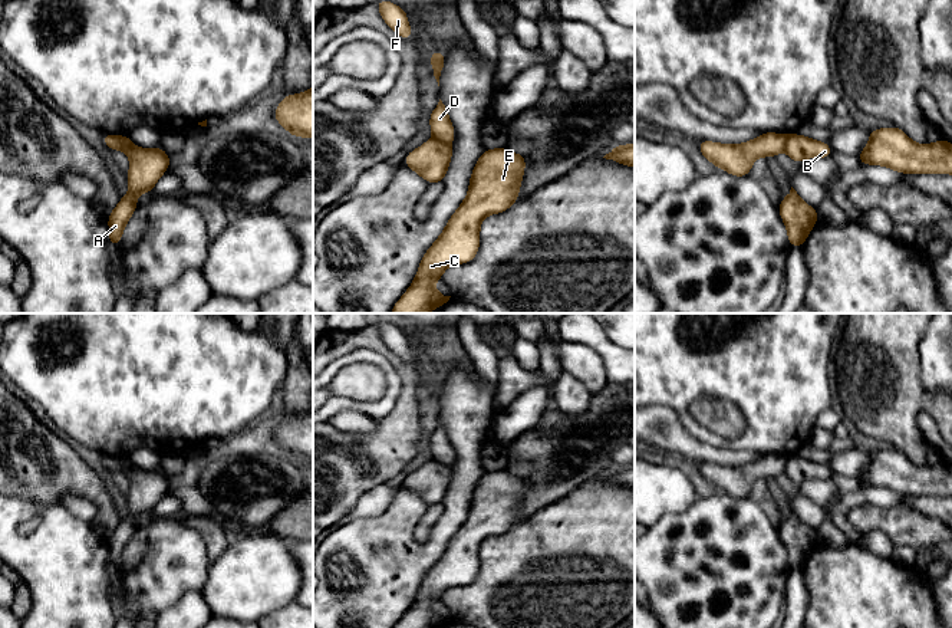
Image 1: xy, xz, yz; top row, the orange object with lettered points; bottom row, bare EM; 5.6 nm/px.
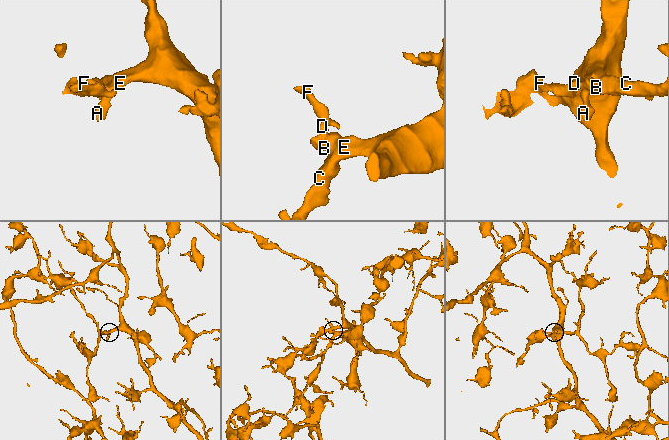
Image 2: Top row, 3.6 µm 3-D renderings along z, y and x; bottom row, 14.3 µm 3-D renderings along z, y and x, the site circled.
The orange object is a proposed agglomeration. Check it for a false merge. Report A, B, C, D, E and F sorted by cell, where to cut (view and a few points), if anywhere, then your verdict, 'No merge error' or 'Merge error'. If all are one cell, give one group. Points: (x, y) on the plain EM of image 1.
Groups: A B C E / D F. Split along xz (434, 459), (450, 466). Merge error

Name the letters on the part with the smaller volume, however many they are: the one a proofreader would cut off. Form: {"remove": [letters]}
{"remove": ["D", "F"]}

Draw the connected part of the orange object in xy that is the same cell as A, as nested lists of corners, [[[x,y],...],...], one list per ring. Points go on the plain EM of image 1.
[[[103,456],[103,466],[113,471],[123,473],[131,487],[128,491],[129,516],[122,517],[111,537],[106,540],[109,546],[109,563],[115,569],[122,562],[122,553],[138,529],[136,517],[152,513],[161,497],[169,490],[169,479],[161,470],[144,471],[128,464],[122,457]]]

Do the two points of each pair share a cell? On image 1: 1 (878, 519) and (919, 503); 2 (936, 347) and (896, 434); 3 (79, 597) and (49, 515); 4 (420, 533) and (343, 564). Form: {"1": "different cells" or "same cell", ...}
{"1": "different cells", "2": "different cells", "3": "same cell", "4": "different cells"}

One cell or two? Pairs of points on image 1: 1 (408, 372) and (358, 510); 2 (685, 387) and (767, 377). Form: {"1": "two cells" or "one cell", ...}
{"1": "two cells", "2": "one cell"}

